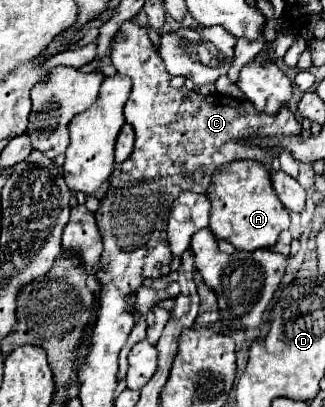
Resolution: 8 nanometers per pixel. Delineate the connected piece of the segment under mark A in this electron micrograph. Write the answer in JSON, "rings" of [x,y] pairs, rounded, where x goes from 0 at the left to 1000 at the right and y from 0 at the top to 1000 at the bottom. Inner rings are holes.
{"rings":[[[714,398],[677,413],[640,462],[646,511],[646,565],[665,585],[708,595],[726,614],[831,609],[849,600],[868,565],[892,555],[892,526],[862,501],[831,442],[831,423],[800,398]]]}

